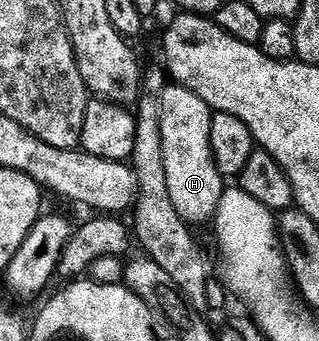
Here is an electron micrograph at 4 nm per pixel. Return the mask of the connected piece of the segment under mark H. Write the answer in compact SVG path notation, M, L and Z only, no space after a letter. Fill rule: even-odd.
M168 84L160 100L160 128L164 137L164 168L166 188L177 218L185 224L211 223L220 207L226 189L226 179L218 172L210 148L210 124L213 110L197 94L184 86Z

